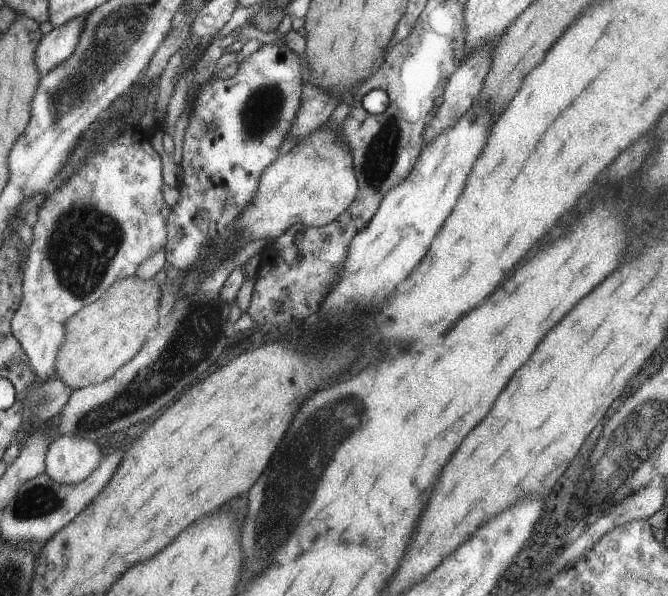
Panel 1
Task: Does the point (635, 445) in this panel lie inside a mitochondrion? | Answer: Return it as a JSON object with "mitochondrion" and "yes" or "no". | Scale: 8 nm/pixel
{"mitochondrion":"yes"}

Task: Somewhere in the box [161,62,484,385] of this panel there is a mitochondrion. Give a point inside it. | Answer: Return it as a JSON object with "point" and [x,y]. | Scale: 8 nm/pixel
{"point":[260,114]}

